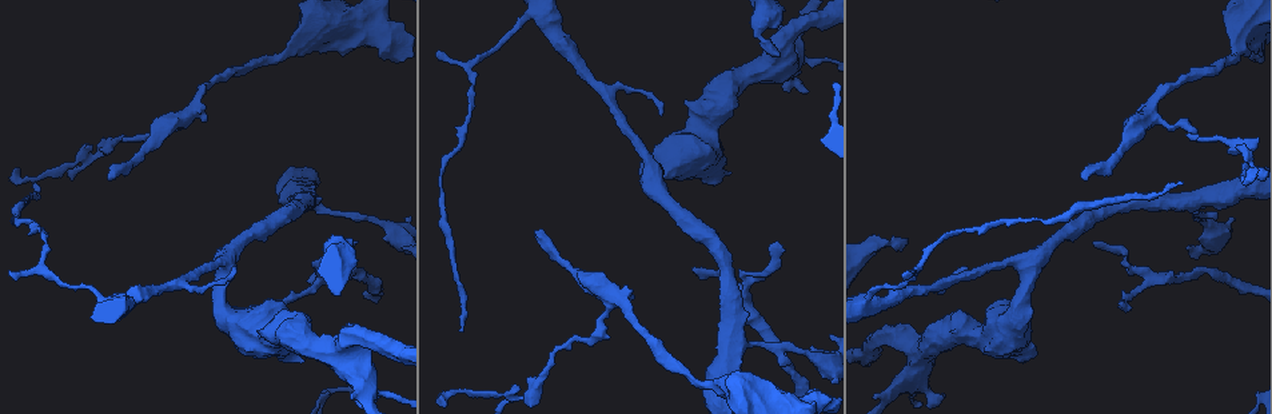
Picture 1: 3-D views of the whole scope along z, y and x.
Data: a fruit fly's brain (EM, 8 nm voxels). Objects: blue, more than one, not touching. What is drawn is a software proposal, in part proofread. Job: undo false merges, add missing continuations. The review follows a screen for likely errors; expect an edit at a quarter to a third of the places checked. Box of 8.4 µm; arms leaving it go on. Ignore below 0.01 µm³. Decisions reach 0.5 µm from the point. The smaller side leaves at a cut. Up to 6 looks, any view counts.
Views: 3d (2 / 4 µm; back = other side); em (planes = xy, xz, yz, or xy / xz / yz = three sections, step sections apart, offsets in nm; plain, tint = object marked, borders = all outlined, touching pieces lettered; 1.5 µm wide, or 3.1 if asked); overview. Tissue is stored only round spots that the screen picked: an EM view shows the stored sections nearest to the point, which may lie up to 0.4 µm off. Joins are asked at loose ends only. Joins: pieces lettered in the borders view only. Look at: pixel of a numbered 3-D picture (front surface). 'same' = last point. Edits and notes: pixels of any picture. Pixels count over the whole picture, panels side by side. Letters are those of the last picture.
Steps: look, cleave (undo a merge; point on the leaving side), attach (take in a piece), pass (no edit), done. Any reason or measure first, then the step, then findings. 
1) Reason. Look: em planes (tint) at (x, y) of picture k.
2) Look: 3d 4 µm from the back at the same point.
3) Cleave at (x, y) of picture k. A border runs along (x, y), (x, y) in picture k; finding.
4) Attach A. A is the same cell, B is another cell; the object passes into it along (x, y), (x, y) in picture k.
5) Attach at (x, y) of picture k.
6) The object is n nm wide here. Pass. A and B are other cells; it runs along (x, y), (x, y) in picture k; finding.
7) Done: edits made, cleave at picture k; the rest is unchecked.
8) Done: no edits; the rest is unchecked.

Sharp bend. Look: 3d 2 µm at (595, 338) of picture 1.

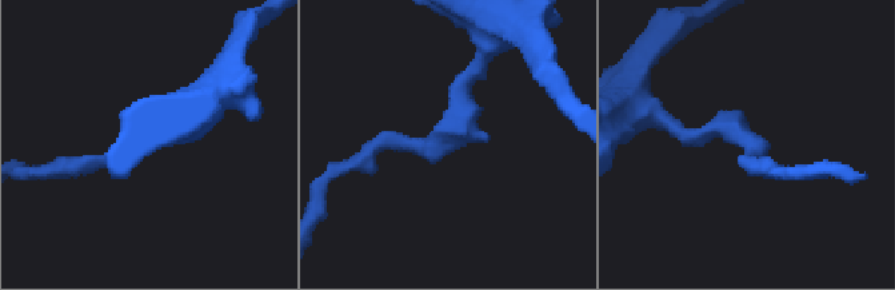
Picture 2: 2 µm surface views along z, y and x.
Now the EM. Look: em yz step 8 (tint) at (738, 134) of picture 2.

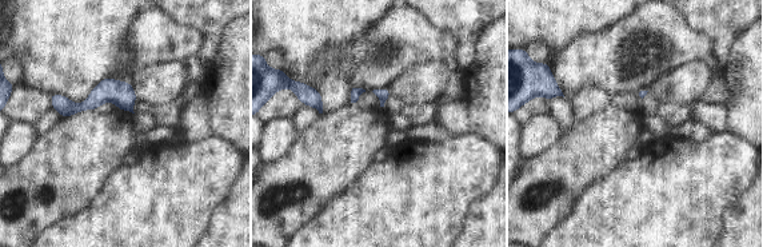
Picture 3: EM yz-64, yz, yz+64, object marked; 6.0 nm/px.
Another direction. Look: em planes (borders) at the same point.

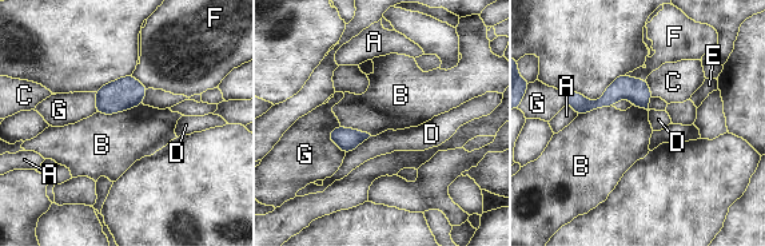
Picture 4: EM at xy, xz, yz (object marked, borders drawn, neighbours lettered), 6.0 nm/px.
Pass. A, B, C, D, E, F and G are other cells; continuous, no second neuron.

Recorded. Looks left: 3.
An open end. Look: 3d 2 µm at (1084, 180) of picture 1.

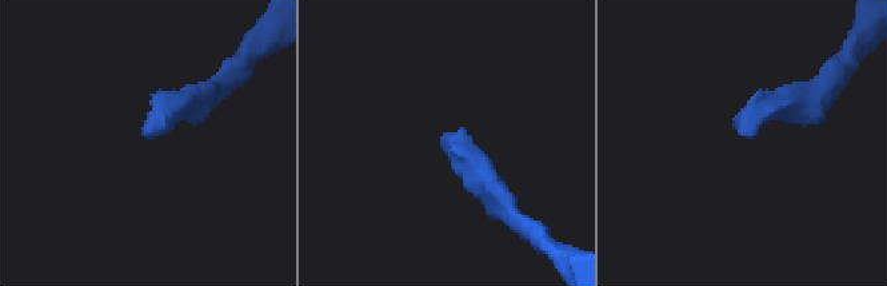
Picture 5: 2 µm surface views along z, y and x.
Need the tissue. Look: em xz step 4 (borders) at (149, 140) of picture 5.

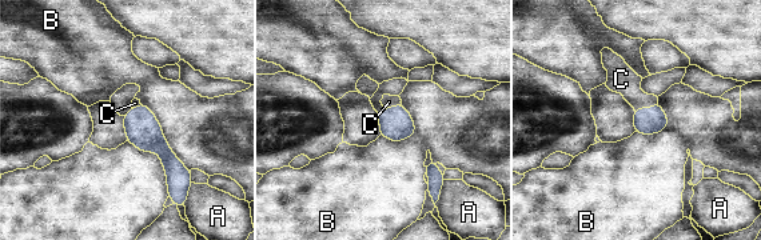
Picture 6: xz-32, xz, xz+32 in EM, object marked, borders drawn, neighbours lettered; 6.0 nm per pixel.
Look: em planes (borders) at the same point.

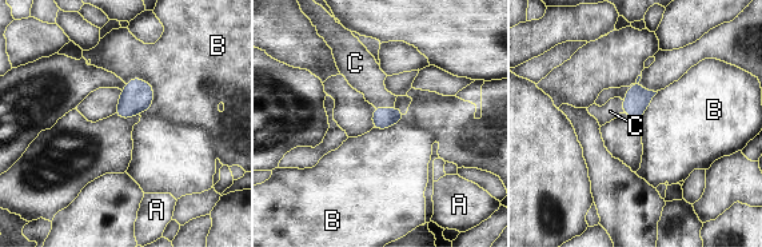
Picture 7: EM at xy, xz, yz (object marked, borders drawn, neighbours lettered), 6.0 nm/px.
The longest contact is with B, 240 nm. Attach C. C is the same cell, A and B are other cells; it goes on there.

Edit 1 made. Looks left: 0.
Done: edits made, attach at picture 7; the rest is unchecked.

